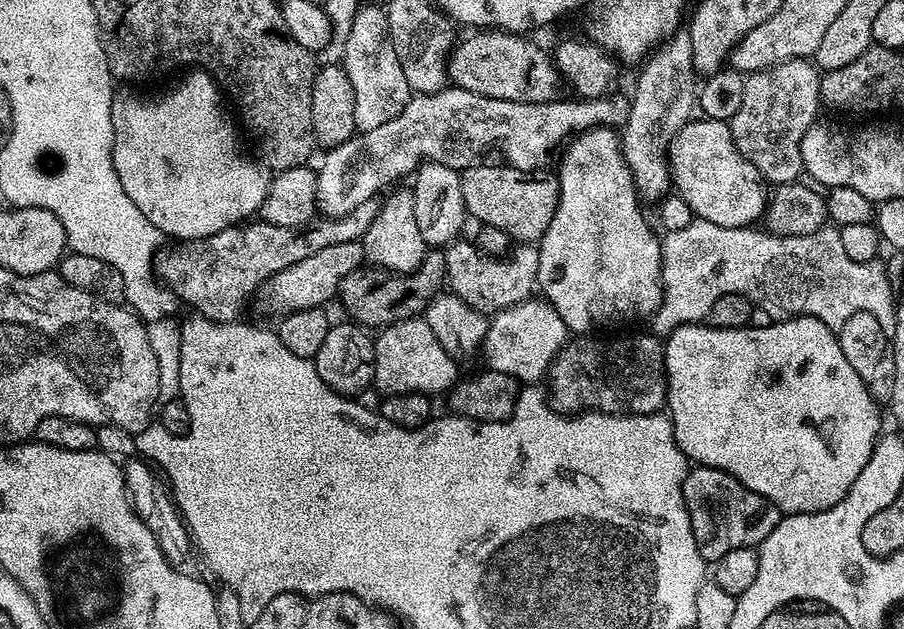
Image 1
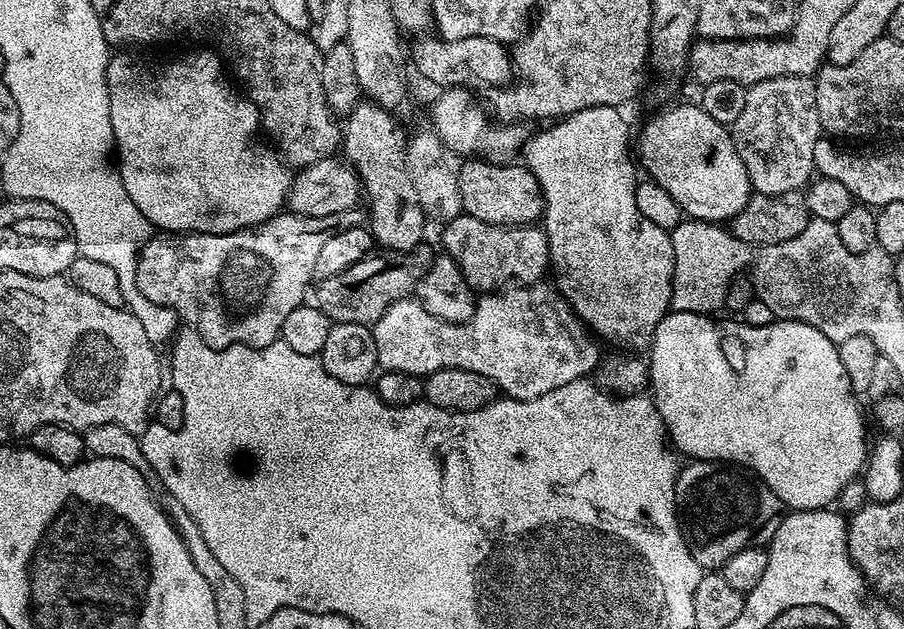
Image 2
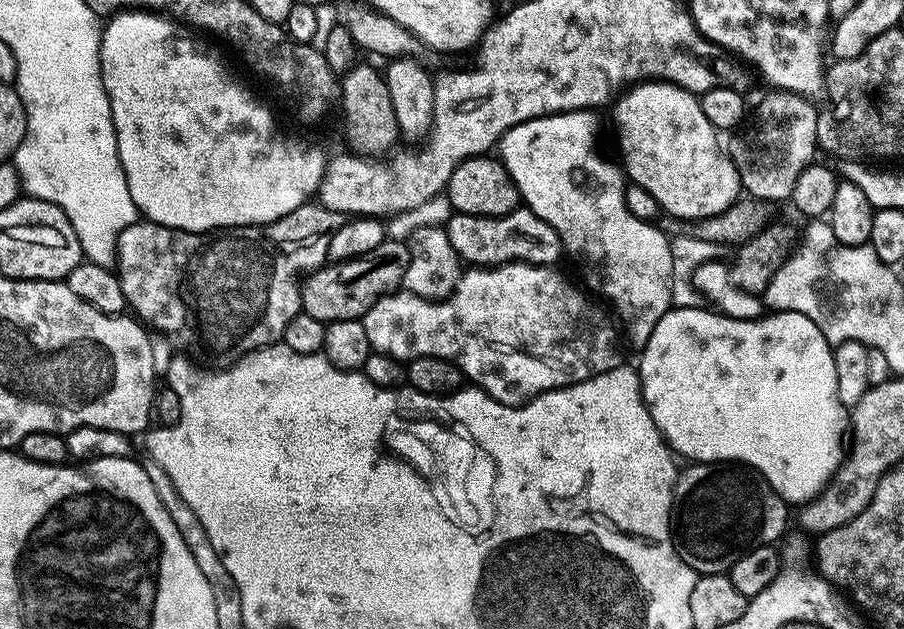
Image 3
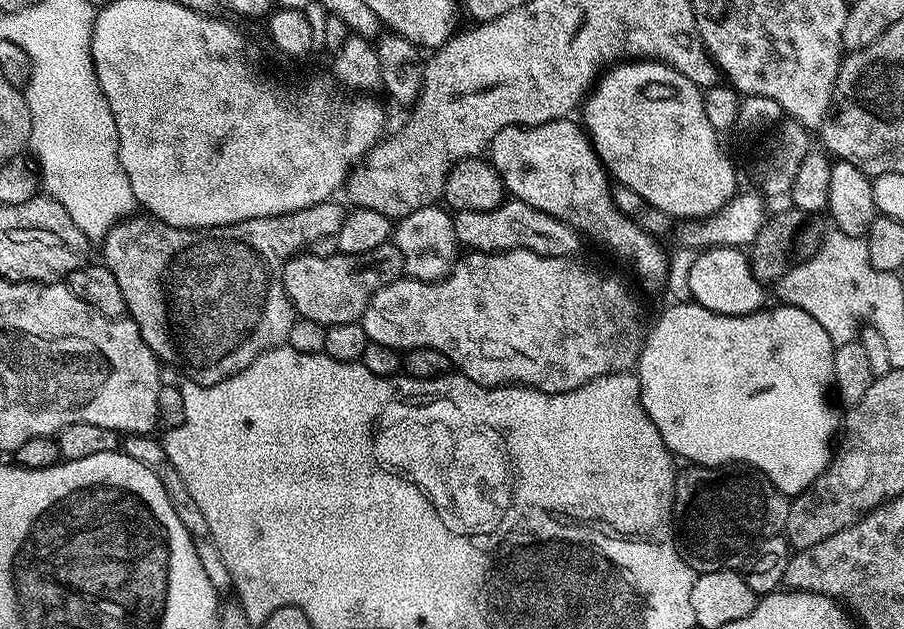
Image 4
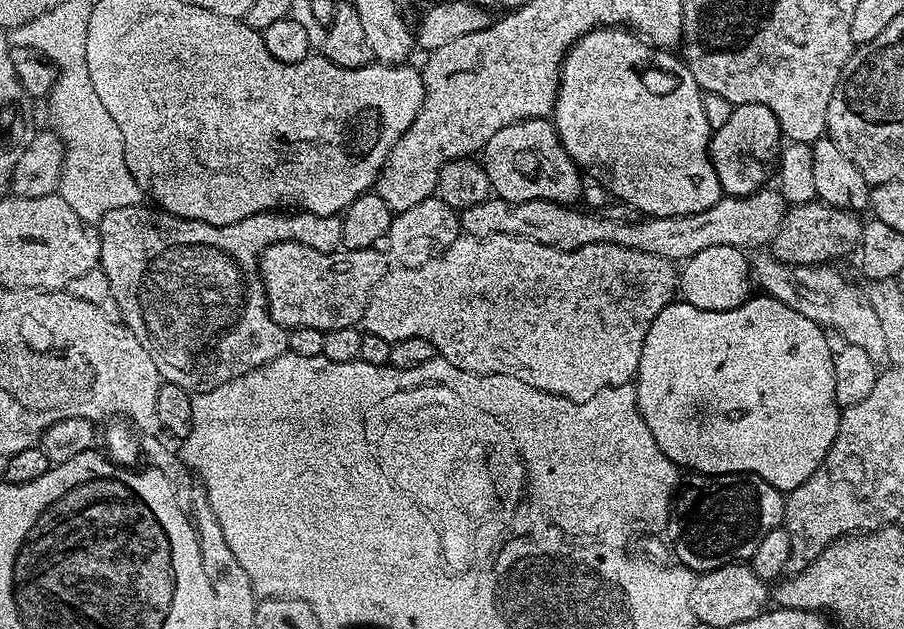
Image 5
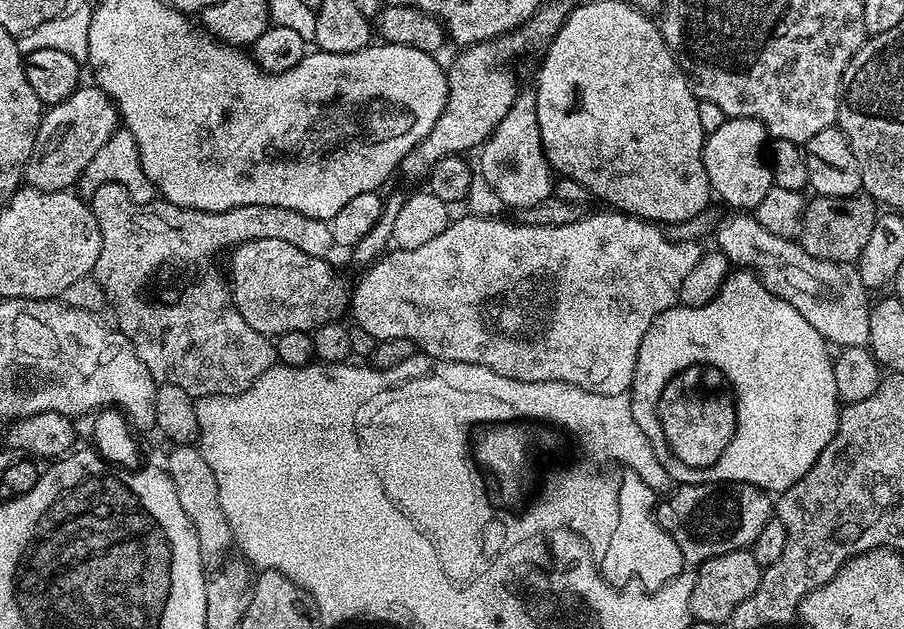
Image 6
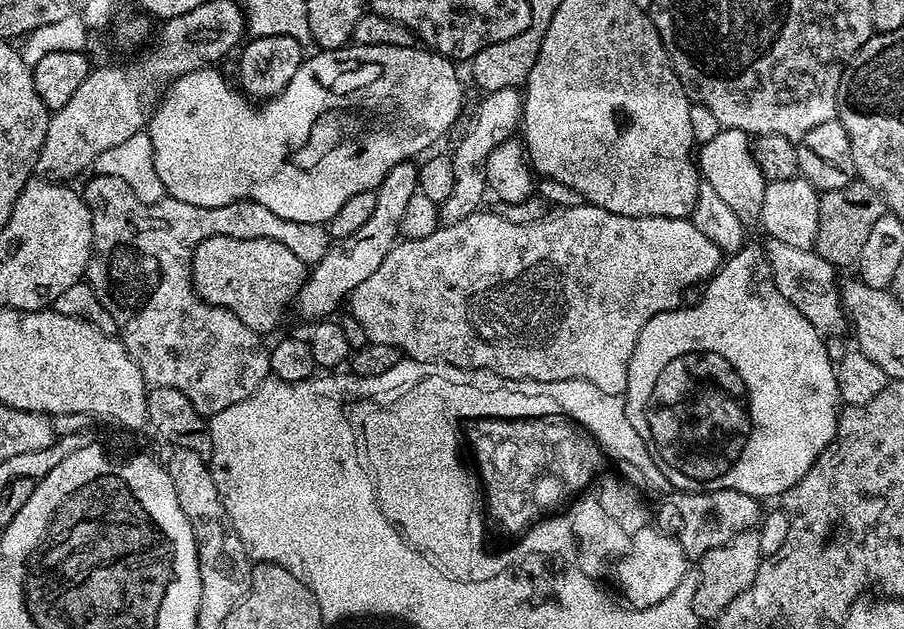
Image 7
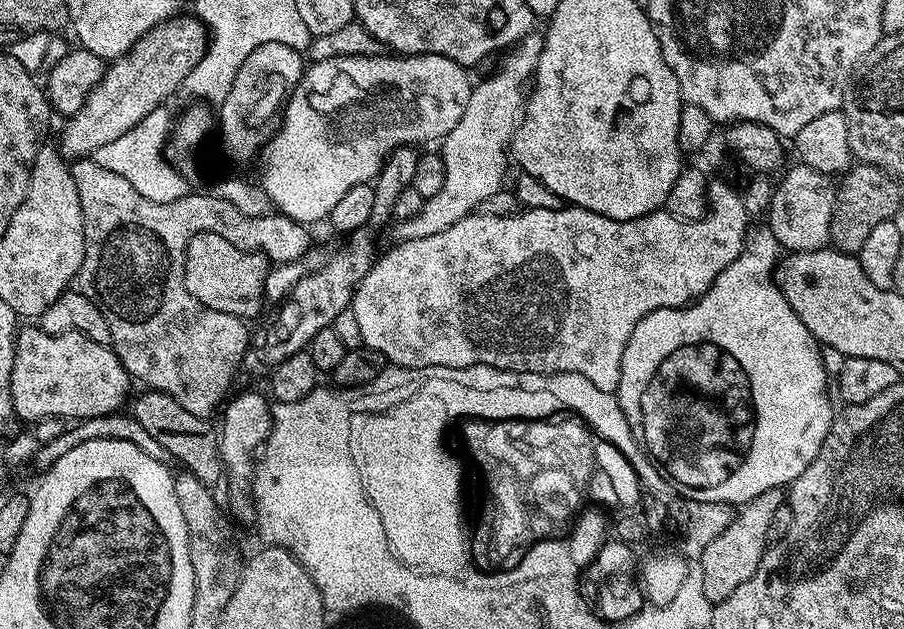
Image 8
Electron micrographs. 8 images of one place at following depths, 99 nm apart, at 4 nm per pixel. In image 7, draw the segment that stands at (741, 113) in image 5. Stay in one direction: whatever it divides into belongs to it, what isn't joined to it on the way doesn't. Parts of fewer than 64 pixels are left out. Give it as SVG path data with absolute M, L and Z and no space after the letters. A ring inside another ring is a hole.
M737 128L721 129L717 137L699 147L698 170L703 181L713 187L718 198L738 215L745 227L750 228L752 224L759 223L767 180L754 162L747 133Z

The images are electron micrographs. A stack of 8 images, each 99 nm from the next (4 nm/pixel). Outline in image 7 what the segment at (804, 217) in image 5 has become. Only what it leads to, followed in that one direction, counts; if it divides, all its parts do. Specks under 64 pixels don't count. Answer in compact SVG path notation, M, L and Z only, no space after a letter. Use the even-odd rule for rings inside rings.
M854 179L838 190L823 193L818 206L818 234L814 251L837 270L848 268L851 264L852 267L859 265L862 246L870 235L870 229L876 225L878 218L885 215L884 199L874 186L862 179Z

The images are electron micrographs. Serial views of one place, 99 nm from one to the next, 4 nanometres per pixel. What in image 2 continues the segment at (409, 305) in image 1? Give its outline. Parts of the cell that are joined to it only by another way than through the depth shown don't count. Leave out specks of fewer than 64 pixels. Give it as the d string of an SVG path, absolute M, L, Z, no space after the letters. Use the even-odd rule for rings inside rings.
M421 242L417 248L409 252L385 251L384 256L369 254L364 259L354 262L342 274L325 276L315 285L314 303L335 323L338 324L375 324L382 314L394 302L409 299L415 293L418 282L430 270L434 259L434 251L428 242Z

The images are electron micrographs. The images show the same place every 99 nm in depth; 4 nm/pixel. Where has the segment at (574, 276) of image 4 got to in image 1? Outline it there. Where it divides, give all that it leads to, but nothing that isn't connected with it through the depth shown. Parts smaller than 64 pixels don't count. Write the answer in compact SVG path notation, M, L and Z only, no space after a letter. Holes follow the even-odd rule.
M529 298L503 308L489 319L482 357L491 371L510 374L521 385L532 386L549 375L549 368L569 340L568 327L558 318L558 310L543 298ZM423 318L398 320L379 329L374 343L378 351L374 354L372 384L384 396L420 392L424 396L436 398L439 392L447 393L457 383L457 357L449 354L442 342L434 338L434 330L430 330Z

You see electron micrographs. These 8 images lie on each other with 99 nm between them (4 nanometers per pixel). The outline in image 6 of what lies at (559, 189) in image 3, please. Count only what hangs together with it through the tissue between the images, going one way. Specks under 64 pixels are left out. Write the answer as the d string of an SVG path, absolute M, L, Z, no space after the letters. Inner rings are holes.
M524 94L517 95L506 118L498 122L491 136L484 141L480 154L484 180L496 191L496 196L502 203L512 204L513 209L525 208L553 195L554 168L549 157L544 155L533 101L529 97L527 100Z

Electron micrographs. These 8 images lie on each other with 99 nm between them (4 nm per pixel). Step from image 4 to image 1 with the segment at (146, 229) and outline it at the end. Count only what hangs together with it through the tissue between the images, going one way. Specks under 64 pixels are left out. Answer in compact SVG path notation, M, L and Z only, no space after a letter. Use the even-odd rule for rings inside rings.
M379 199L362 202L362 206L350 210L350 214L339 218L317 218L297 228L248 222L243 226L227 228L213 236L194 236L190 240L173 243L173 248L161 247L156 253L154 272L162 281L163 287L167 288L173 296L178 297L187 307L189 304L192 307L189 309L205 316L207 320L214 320L218 324L236 322L241 319L240 311L247 306L248 299L256 291L257 295L267 285L270 277L286 270L286 266L294 266L302 262L302 258L310 258L310 254L318 254L318 250L326 250L326 246L338 246L338 242L363 241L366 230L370 230L370 222L374 222L380 206Z

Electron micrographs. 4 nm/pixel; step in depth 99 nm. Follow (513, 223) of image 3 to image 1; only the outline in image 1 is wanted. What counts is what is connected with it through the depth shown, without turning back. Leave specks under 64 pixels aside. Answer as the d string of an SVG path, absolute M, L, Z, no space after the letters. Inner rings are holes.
M464 239L453 240L443 249L443 254L446 258L447 287L455 296L462 298L462 302L466 302L466 306L485 314L495 314L501 312L503 308L509 308L518 302L529 299L533 295L534 289L537 287L539 247L517 243L513 247L516 249L506 253L505 256L483 256L470 241Z

